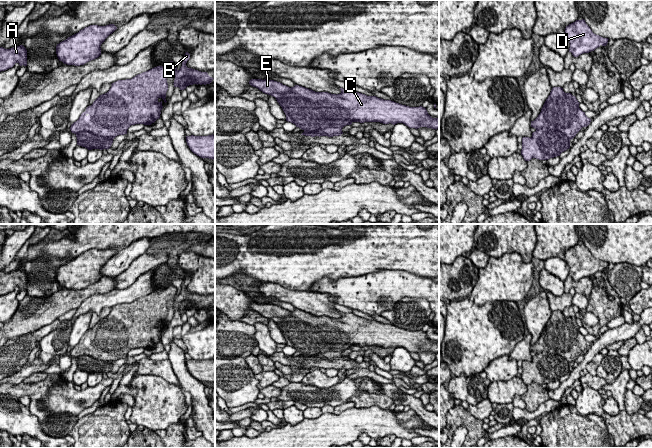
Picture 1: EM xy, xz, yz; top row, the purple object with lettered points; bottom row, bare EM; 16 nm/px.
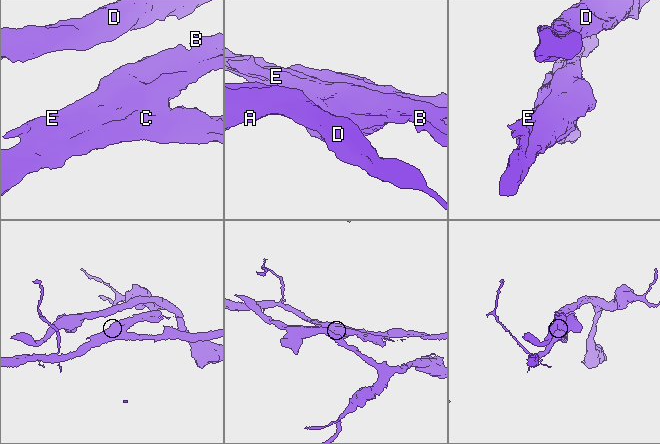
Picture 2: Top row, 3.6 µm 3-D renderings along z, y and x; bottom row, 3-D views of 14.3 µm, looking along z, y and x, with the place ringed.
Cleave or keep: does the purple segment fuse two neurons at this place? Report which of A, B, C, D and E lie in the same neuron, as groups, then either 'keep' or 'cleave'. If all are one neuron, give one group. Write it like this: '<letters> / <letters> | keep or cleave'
A C D / B E | cleave

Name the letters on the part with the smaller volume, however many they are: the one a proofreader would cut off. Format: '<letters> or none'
B, E

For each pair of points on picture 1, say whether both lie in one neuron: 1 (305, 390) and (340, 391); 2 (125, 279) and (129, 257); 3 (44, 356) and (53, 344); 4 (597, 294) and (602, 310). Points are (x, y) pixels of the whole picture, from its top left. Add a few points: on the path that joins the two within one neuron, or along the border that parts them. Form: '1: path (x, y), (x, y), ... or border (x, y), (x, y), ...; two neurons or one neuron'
1: path (314, 394), (331, 394); one neuron
2: border (145, 252), (140, 254), (116, 276); two neurons
3: path (47, 353), (50, 347); one neuron
4: path (598, 298), (601, 306); one neuron

